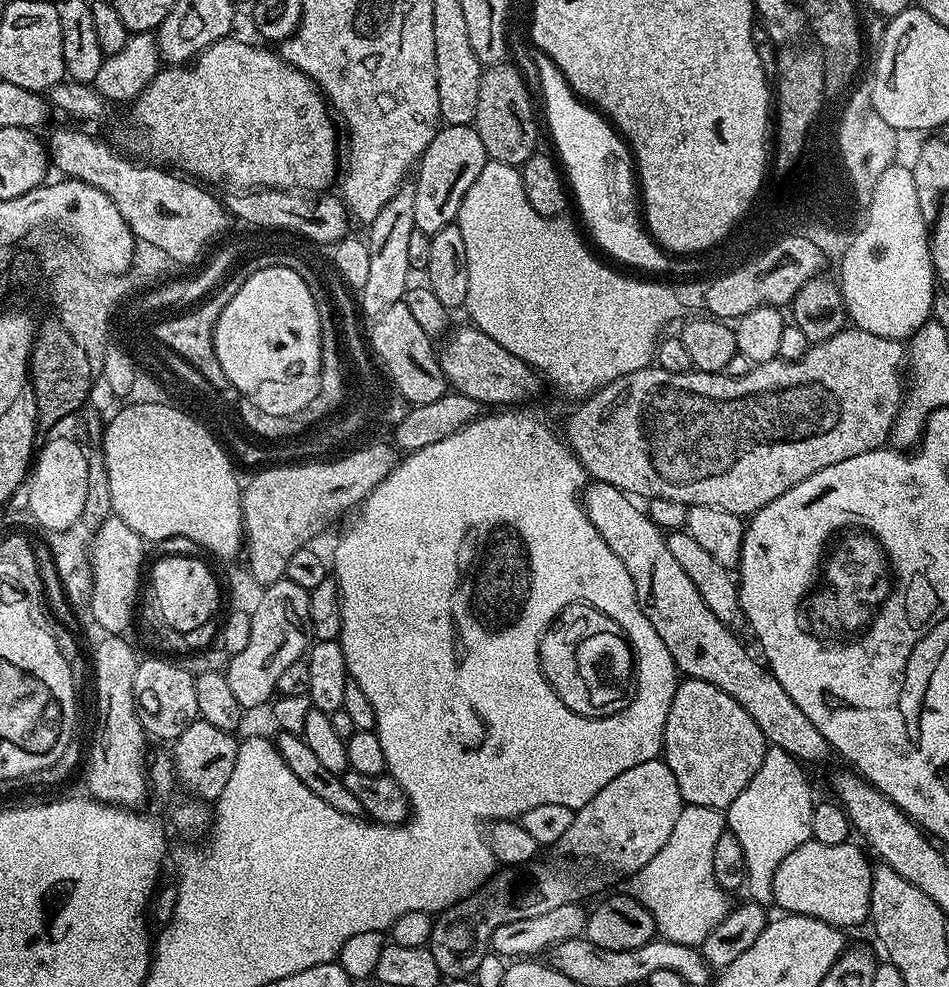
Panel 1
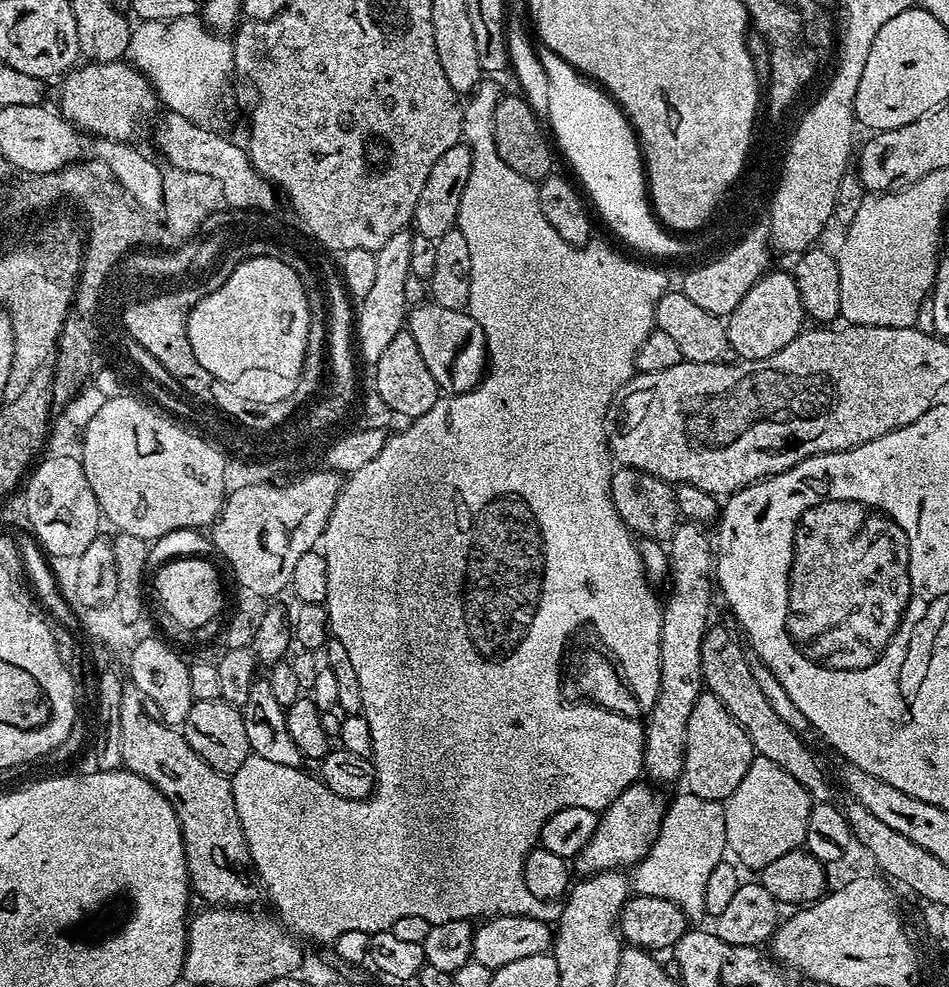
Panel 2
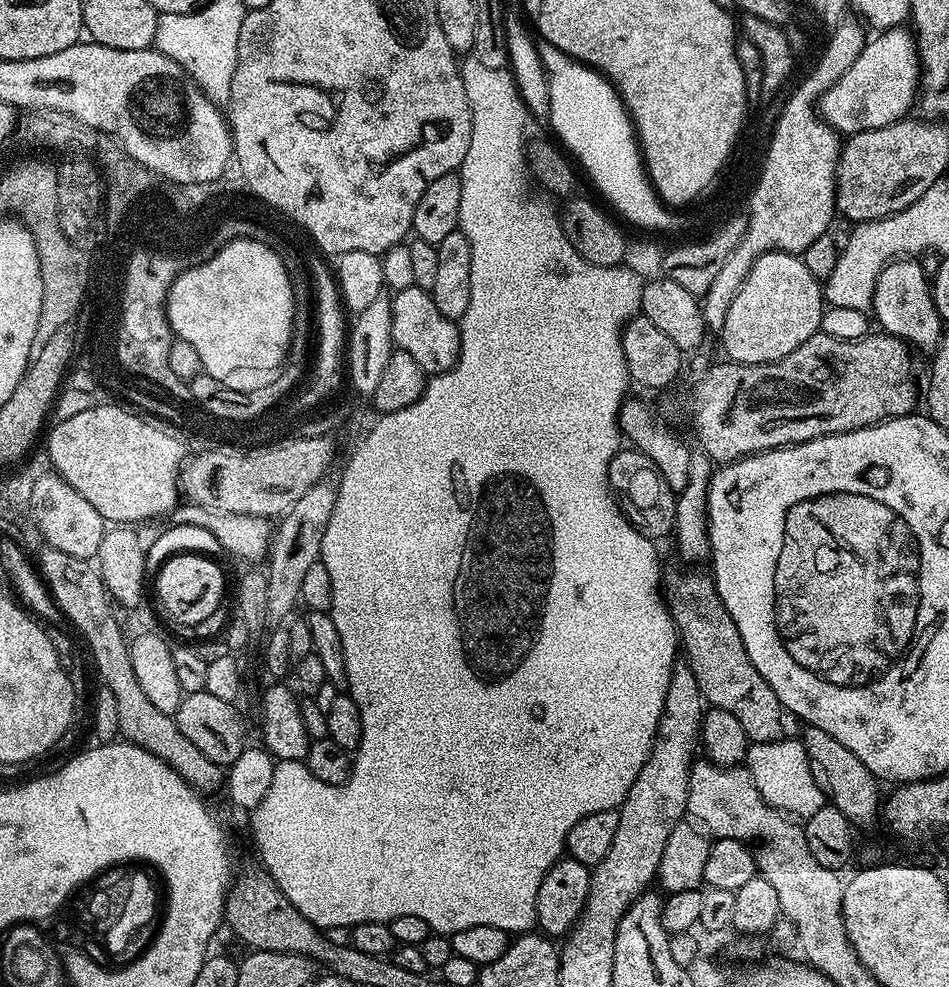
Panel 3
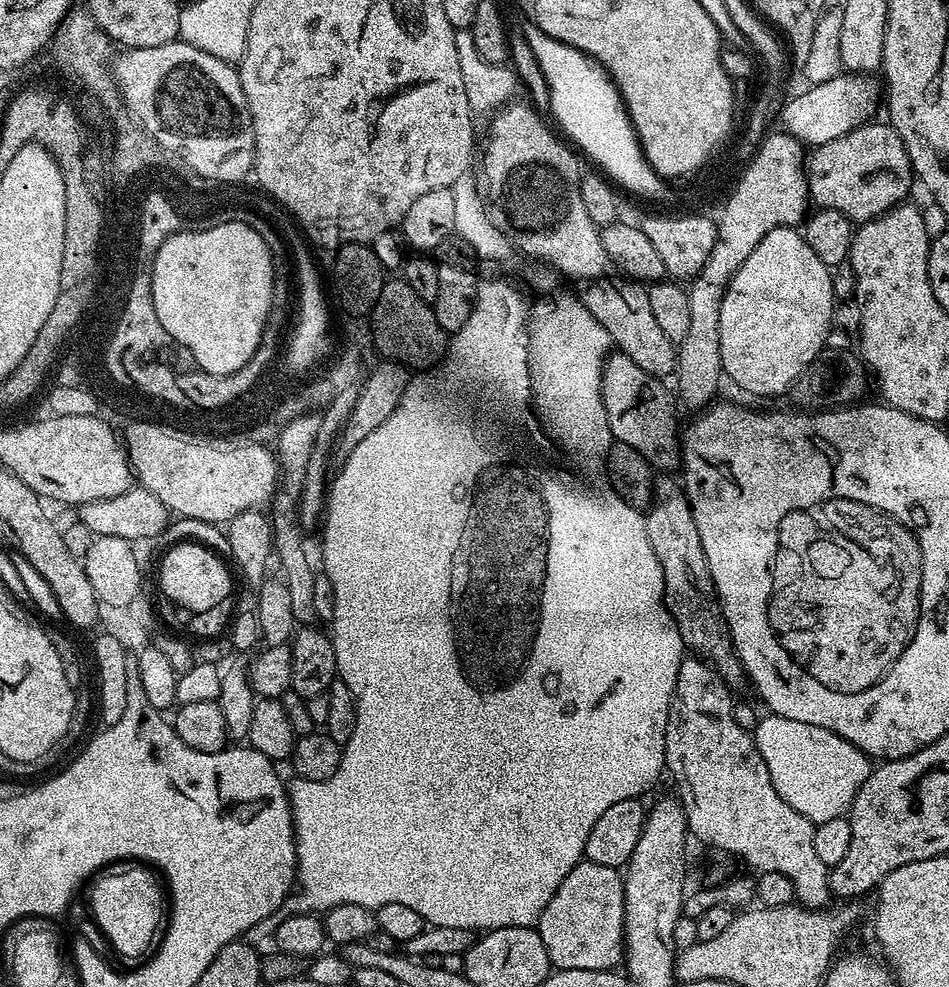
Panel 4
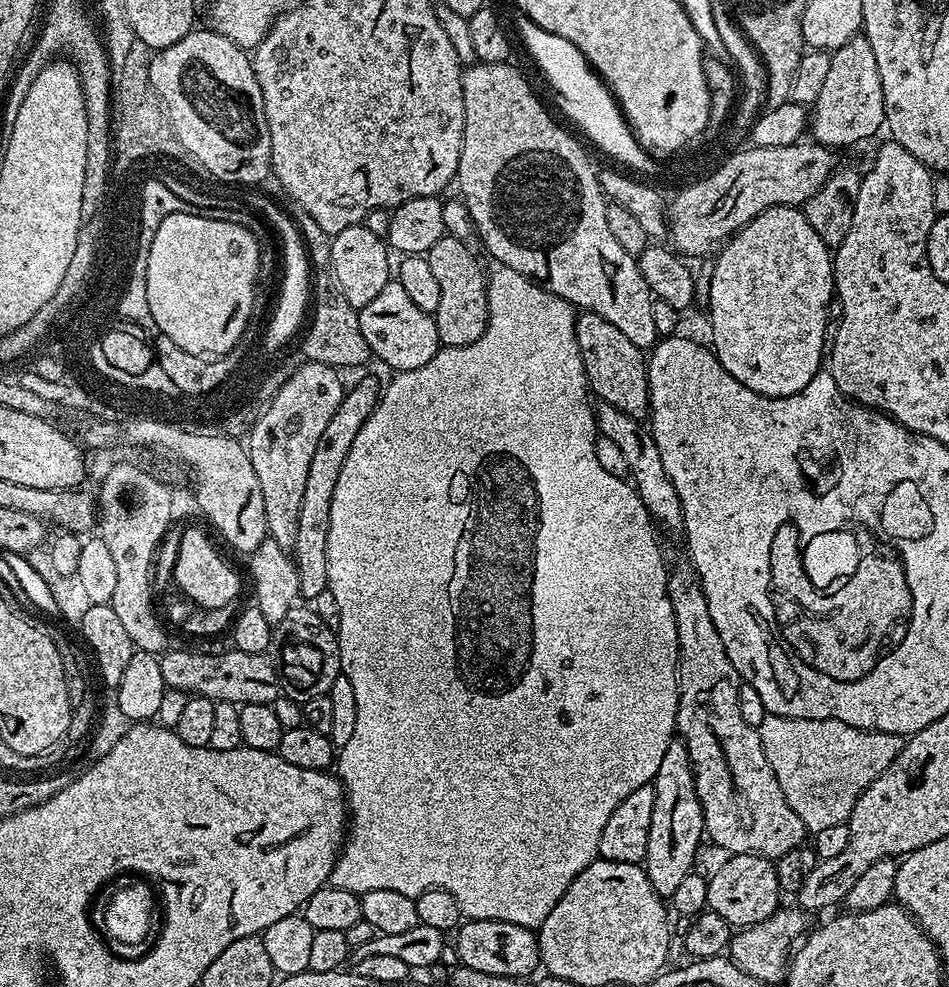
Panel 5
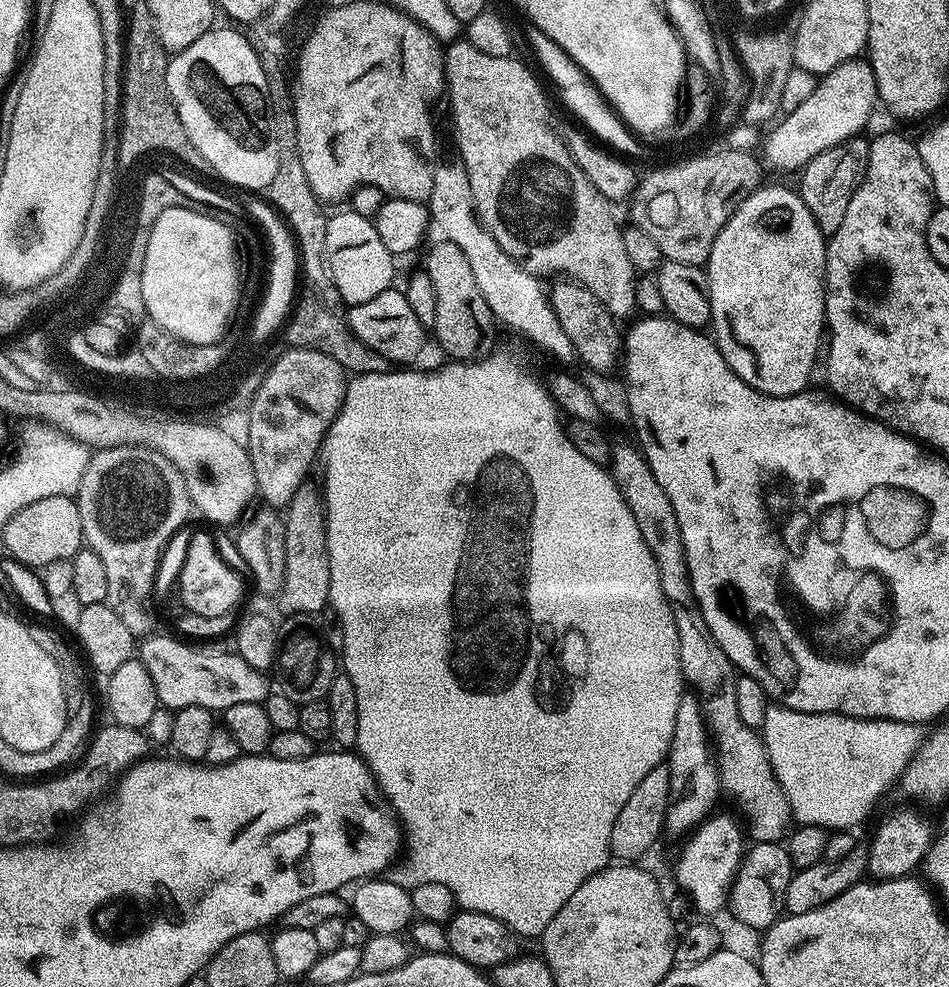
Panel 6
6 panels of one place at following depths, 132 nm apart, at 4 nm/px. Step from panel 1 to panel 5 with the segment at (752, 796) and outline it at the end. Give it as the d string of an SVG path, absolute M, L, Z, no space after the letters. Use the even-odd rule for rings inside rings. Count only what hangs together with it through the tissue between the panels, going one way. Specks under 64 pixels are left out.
M765 715L758 729L760 741L766 750L766 758L770 762L770 770L774 770L774 778L778 778L778 786L782 786L782 794L786 794L786 802L790 802L790 810L802 818L805 829L814 834L818 830L826 830L826 826L847 824L848 816L856 799L898 758L904 748L904 740L894 734L885 732L867 732L854 726L846 726L846 722L837 720L807 720L806 718L786 718L785 716Z

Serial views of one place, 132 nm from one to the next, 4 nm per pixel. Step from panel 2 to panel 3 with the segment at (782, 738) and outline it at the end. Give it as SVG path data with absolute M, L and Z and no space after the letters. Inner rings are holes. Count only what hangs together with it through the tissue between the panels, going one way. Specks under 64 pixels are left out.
M680 566L677 572L665 571L662 576L662 591L664 602L672 613L672 621L676 624L676 634L683 659L690 666L694 678L698 678L698 686L702 690L705 701L713 708L721 708L734 718L746 730L749 741L753 744L774 742L785 735L784 724L780 721L782 709L778 702L778 694L770 690L766 678L758 674L758 666L750 662L750 654L746 654L746 646L742 646L742 634L738 634L738 626L734 618L730 618L730 610L722 602L716 589L716 581L700 566Z

